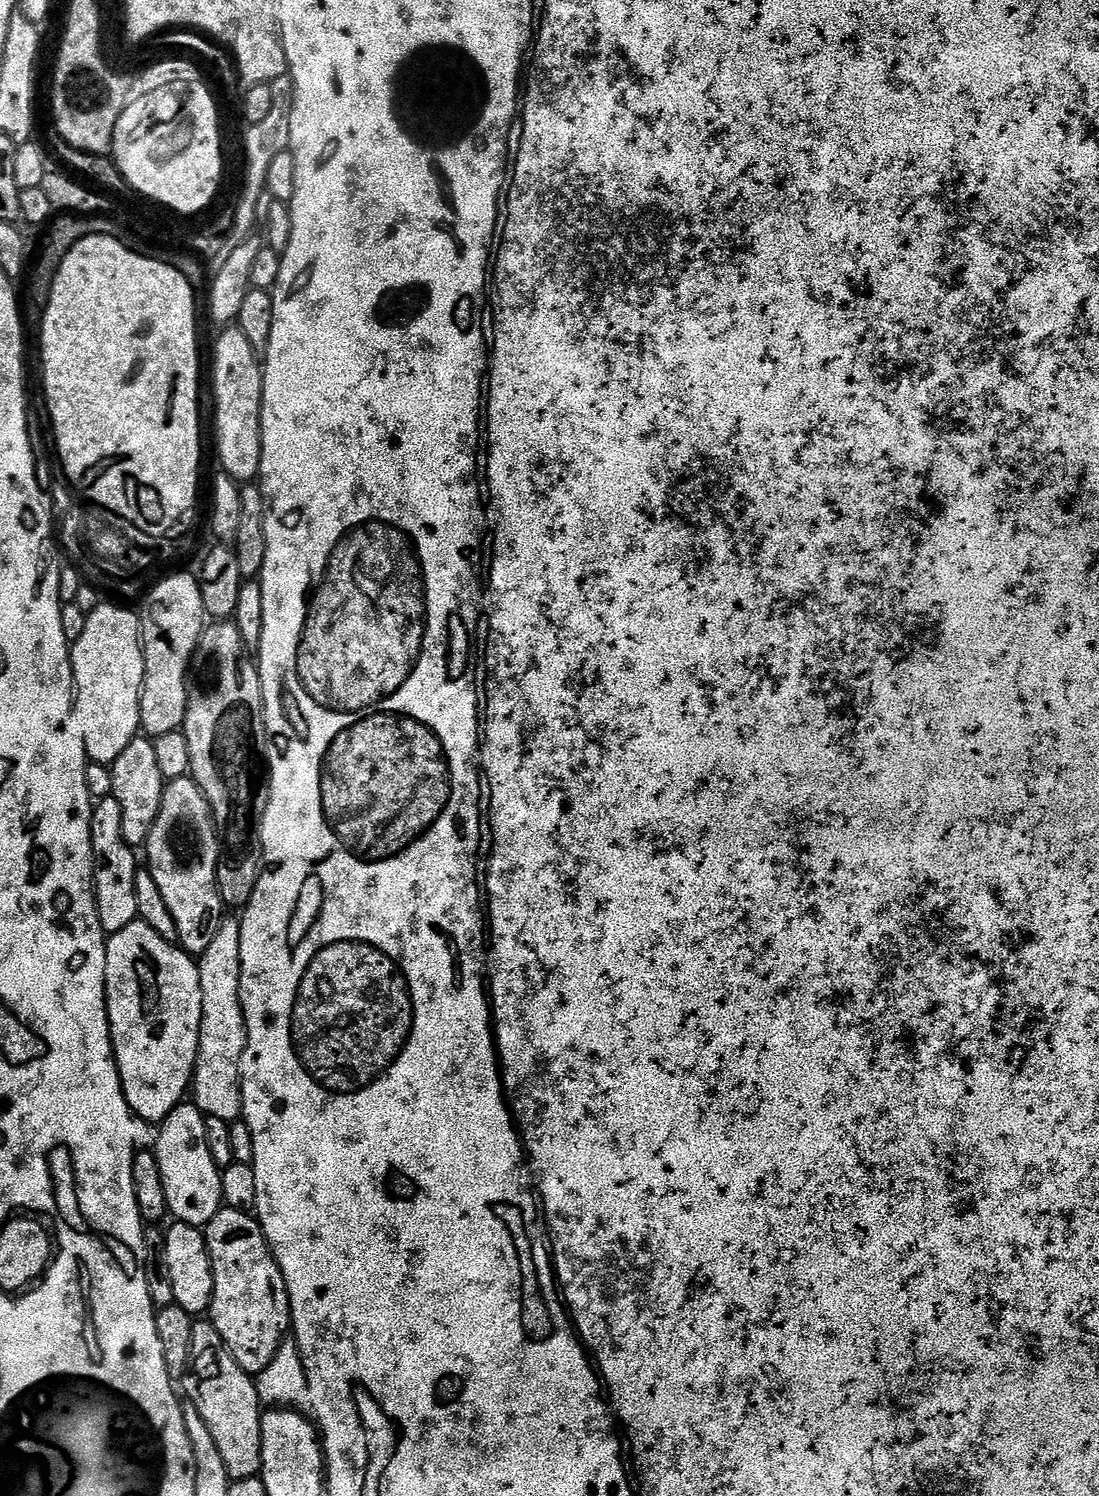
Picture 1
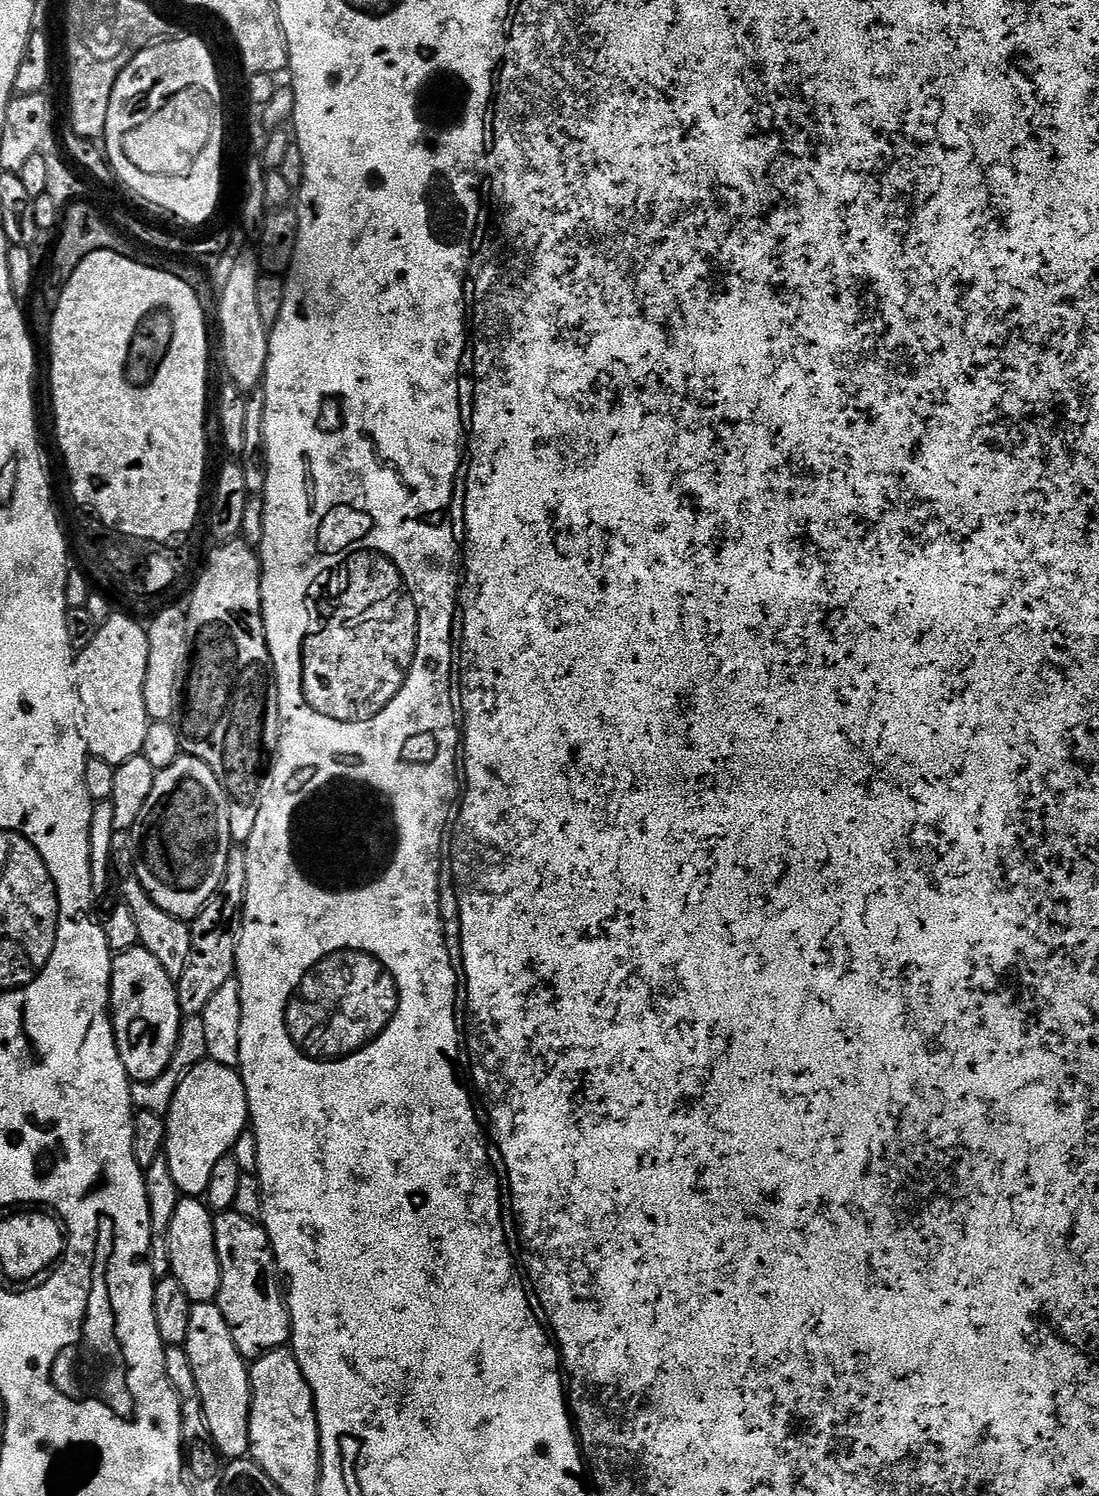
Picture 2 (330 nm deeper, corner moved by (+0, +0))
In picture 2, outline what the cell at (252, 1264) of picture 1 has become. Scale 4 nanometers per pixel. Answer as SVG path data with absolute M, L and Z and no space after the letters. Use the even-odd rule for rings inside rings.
M235 1210L219 1213L212 1225L220 1263L220 1293L215 1303L222 1310L222 1318L226 1318L226 1326L230 1326L234 1346L238 1346L245 1361L255 1362L259 1356L285 1347L292 1335L292 1321L278 1279L276 1255L272 1253L268 1231Z

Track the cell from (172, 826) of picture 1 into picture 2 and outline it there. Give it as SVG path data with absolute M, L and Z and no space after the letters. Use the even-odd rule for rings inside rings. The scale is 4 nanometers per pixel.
M181 754L173 764L157 771L154 790L138 814L130 839L136 847L135 879L166 914L191 922L218 890L228 856L234 851L228 807L228 794L206 762Z

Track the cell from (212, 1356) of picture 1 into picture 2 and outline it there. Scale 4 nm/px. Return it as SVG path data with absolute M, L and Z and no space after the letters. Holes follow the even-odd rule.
M193 1304L190 1310L190 1334L186 1334L183 1347L188 1351L194 1382L197 1383L204 1407L206 1426L212 1436L212 1445L225 1461L245 1459L252 1450L250 1368L238 1346L234 1346L234 1338L230 1338L230 1326L226 1326L226 1318L222 1318L219 1304Z

